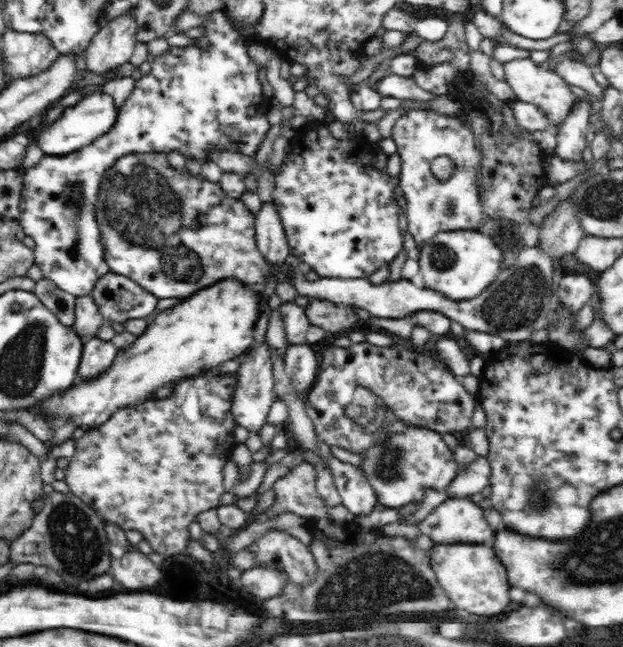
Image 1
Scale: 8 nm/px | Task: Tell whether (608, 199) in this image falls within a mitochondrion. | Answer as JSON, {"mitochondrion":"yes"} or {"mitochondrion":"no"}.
{"mitochondrion":"yes"}

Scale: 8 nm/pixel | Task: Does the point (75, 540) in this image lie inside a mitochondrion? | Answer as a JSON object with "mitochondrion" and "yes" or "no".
{"mitochondrion":"yes"}

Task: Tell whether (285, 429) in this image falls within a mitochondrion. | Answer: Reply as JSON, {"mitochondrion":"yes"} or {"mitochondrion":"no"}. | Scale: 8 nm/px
{"mitochondrion":"no"}

